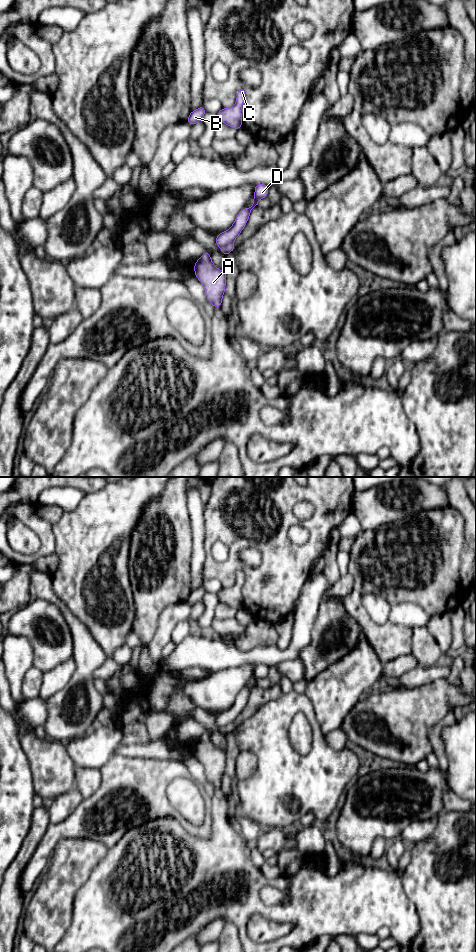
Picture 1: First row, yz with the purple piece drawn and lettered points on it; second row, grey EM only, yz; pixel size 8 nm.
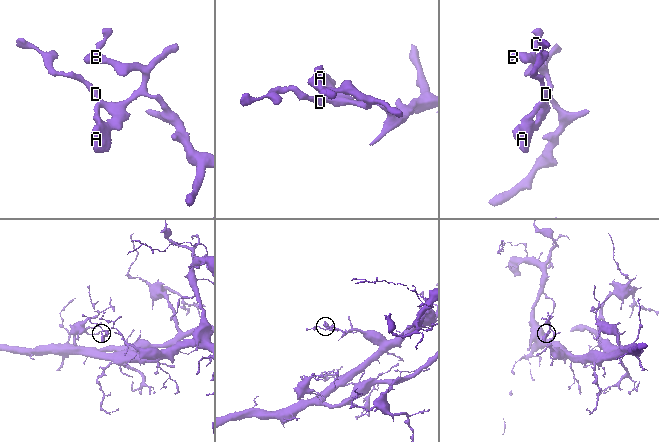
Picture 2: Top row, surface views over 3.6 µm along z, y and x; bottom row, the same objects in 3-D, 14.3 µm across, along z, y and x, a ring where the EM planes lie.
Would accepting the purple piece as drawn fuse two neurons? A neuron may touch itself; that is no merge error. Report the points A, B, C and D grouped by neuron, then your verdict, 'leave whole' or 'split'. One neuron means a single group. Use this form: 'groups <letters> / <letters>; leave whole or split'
groups A / B C D; split

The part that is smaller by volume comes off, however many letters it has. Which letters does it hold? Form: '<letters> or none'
A

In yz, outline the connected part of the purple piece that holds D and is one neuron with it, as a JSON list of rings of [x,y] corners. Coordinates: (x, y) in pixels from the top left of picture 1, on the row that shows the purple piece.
[[[255,184],[255,193],[253,198],[253,204],[251,207],[243,208],[237,215],[233,225],[223,233],[217,234],[216,245],[220,248],[225,247],[233,243],[241,231],[244,229],[249,219],[252,209],[258,205],[258,201],[268,196],[269,186],[265,184]]]

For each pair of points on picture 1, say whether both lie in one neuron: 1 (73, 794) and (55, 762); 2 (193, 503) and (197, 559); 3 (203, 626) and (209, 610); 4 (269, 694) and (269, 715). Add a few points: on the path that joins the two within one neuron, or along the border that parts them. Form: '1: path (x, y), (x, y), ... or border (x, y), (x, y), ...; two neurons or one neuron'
1: border (74, 786), (54, 799); two neurons
2: path (196, 517), (198, 545); one neuron
3: path (204, 622), (209, 614); one neuron
4: border (281, 693), (276, 698), (267, 700), (251, 716); two neurons

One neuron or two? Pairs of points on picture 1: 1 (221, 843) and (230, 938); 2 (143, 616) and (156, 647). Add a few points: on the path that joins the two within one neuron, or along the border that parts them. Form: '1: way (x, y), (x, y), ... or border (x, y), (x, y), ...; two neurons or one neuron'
1: border (227, 921), (232, 922), (236, 926), (241, 941); two neurons
2: border (160, 616), (155, 634), (147, 647); two neurons

